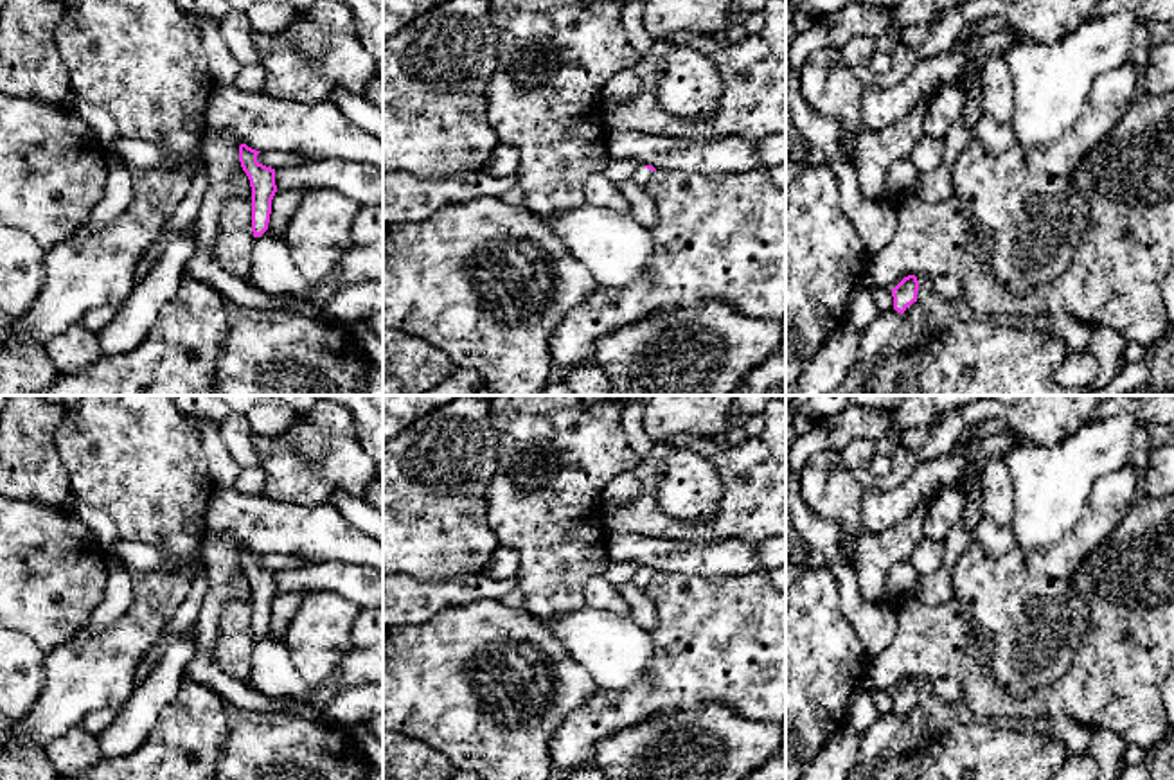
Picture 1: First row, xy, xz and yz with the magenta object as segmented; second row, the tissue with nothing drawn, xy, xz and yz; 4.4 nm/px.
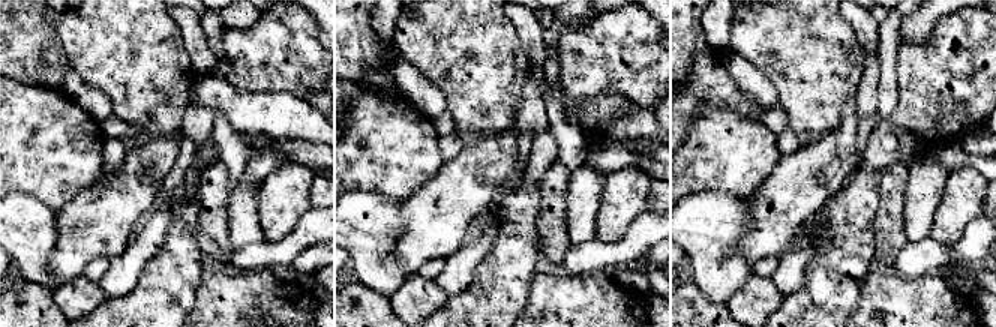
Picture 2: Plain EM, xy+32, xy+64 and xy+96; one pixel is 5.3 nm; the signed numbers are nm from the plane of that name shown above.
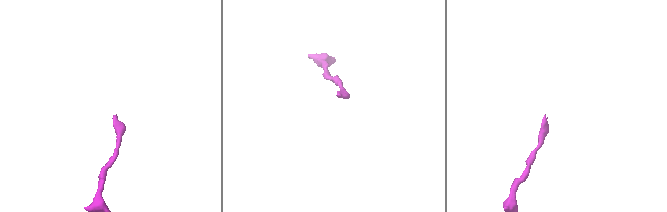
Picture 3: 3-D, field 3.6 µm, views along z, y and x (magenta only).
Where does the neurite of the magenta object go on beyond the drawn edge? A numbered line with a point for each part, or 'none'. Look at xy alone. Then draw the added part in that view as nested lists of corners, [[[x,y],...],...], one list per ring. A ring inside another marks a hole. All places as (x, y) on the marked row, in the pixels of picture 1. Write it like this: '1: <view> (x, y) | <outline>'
none

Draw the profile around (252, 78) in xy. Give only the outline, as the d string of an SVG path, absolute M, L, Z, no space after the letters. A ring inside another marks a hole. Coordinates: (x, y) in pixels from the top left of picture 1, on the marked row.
M245 65L234 81L236 88L252 93L264 93L264 84L266 84L266 72L259 65Z

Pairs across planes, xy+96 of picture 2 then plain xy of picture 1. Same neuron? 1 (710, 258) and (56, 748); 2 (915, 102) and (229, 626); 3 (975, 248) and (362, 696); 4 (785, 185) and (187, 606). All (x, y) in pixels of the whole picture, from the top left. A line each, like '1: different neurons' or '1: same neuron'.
1: different neurons
2: different neurons
3: different neurons
4: different neurons

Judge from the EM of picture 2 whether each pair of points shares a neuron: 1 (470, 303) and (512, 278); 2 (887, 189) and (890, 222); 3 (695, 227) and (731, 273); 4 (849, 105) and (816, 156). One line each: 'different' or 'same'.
1: same
2: same
3: same
4: same

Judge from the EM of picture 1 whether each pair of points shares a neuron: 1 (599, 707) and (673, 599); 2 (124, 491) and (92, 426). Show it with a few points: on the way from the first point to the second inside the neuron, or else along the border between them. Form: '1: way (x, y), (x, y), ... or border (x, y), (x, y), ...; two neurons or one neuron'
1: way (633, 700), (673, 660), (673, 633); one neuron
2: way (124, 475), (124, 459), (108, 443); one neuron

